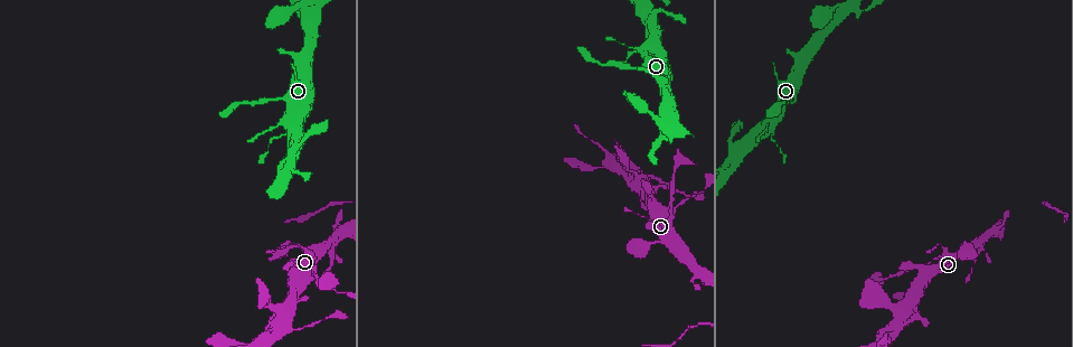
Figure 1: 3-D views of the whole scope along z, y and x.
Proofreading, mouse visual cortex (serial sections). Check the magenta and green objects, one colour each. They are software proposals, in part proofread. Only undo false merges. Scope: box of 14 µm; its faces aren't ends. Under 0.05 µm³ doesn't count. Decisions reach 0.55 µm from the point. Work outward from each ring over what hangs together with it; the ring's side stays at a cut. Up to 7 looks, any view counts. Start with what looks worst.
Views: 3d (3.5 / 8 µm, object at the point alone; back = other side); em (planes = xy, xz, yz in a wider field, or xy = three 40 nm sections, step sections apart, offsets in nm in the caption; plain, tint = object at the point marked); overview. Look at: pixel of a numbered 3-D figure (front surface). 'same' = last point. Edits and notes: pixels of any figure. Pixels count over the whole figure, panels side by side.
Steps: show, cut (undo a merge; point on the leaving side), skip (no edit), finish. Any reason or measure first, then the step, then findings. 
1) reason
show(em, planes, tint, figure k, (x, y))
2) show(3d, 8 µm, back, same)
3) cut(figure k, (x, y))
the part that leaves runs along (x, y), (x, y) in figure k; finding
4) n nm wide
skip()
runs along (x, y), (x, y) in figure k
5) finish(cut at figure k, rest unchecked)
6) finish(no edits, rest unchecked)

show(3d, 3.5 µm, figure 1, (679, 161))

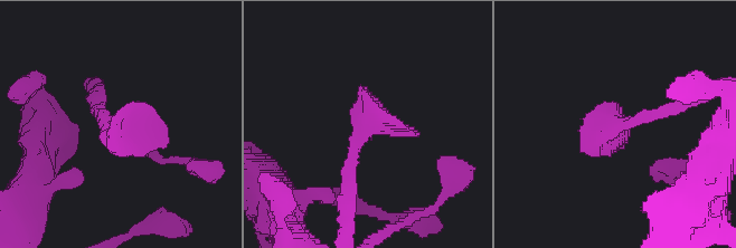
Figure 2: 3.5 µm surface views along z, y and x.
show(em, xy, step 2, tint, figure 2, (370, 126))

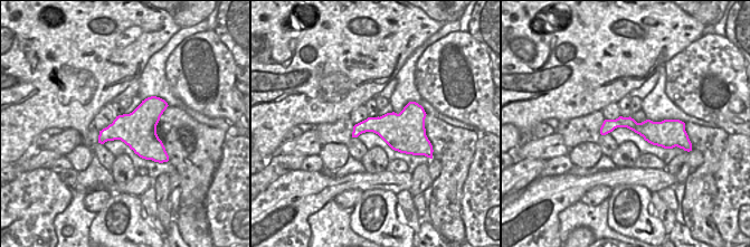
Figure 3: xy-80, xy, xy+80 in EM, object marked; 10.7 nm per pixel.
cut it another way
show(em, planes, tint, same)

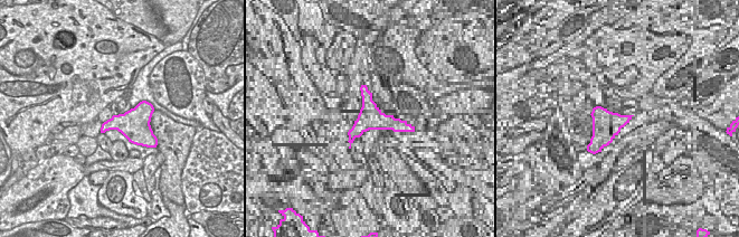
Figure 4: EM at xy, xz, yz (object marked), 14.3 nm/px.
skip()
runs along (685, 105), (613, 125), (584, 150) in figure 2; continuous, no second cell

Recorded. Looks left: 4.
small branch off a trunk
show(3d, 3.5 µm, figure 1, (742, 150))

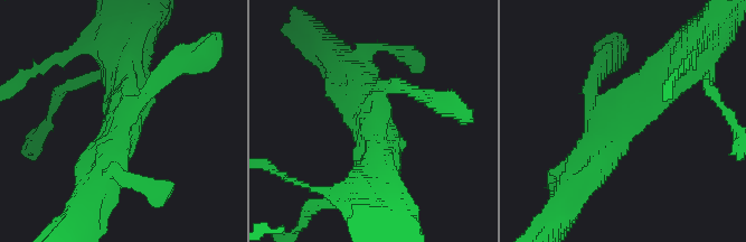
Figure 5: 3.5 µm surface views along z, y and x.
shape alone is not enough
show(em, xy, step 5, tint, figure 5, (125, 118))

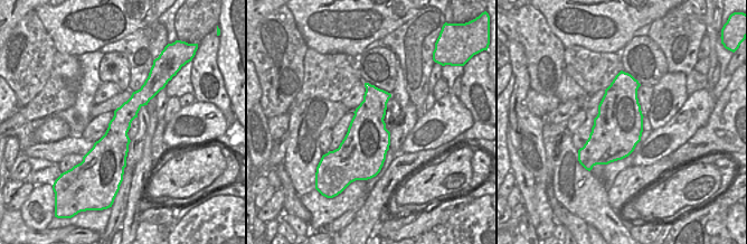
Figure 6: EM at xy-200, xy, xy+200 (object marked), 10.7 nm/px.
3 arms
skip()
runs along (683, 62), (640, 100), (583, 175) in figure 5; all the same cell

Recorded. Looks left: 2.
show(3d, 3.5 µm, figure 1, (926, 274))

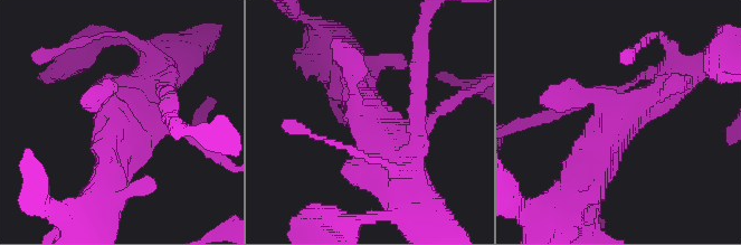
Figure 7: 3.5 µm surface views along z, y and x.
4 arms; arms of 200, 200, 450, 450 nm; now the EM
show(em, xy, step 1, tint, figure 7, (619, 125))

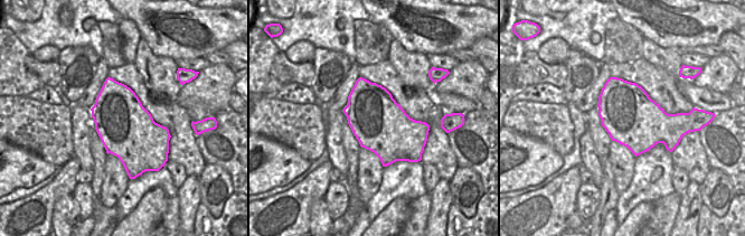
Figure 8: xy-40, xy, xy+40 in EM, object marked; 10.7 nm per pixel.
skip()
runs along (672, 85), (626, 113), (580, 188) in figure 7; one cell here

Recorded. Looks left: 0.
finish(no edits, rest unchecked)

